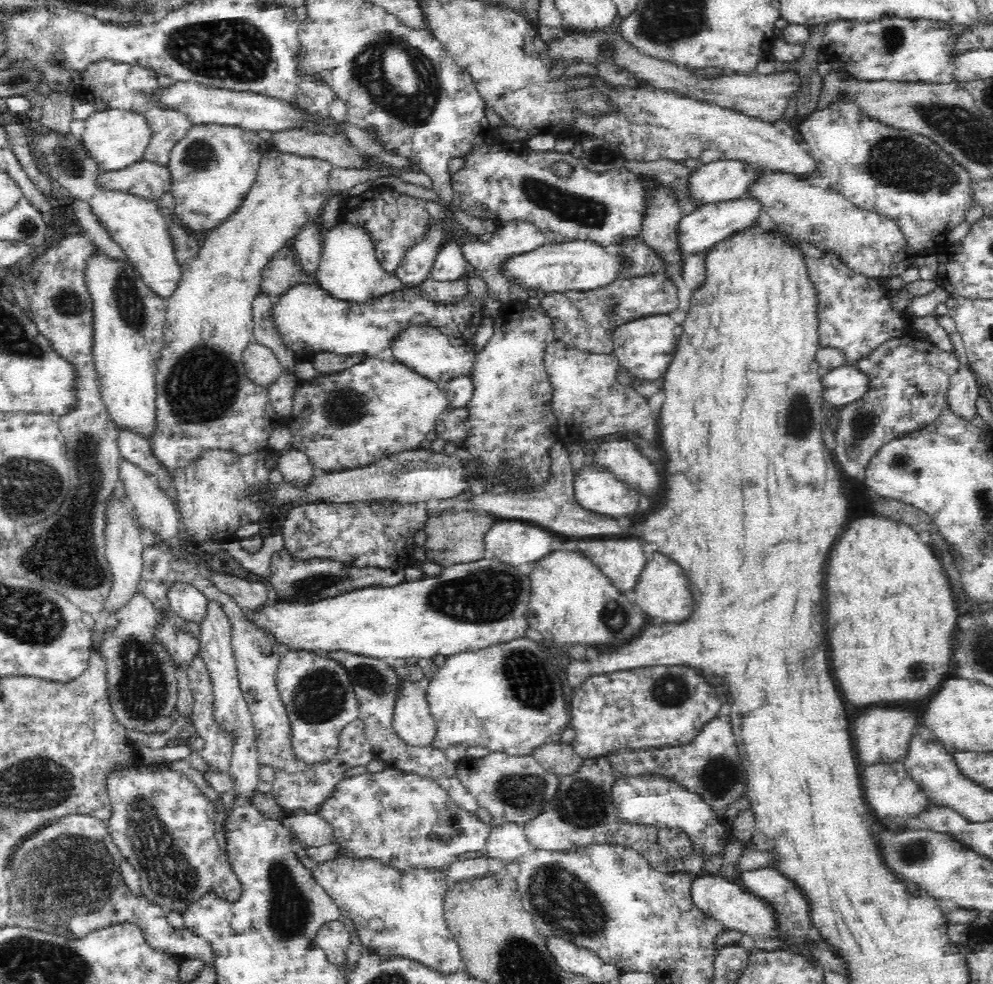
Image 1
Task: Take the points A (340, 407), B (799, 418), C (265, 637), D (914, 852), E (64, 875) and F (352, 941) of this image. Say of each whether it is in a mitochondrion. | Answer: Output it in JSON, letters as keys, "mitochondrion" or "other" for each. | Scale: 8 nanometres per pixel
{"A":"mitochondrion","B":"mitochondrion","C":"other","D":"mitochondrion","E":"mitochondrion","F":"other"}

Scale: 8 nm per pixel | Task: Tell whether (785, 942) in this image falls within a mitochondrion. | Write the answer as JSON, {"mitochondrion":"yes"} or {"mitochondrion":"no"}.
{"mitochondrion":"no"}

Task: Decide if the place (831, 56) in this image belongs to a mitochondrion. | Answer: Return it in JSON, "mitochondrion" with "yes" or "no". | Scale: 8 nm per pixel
{"mitochondrion":"no"}

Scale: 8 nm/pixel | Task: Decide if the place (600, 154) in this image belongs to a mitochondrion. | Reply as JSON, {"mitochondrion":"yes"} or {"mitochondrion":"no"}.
{"mitochondrion":"yes"}

